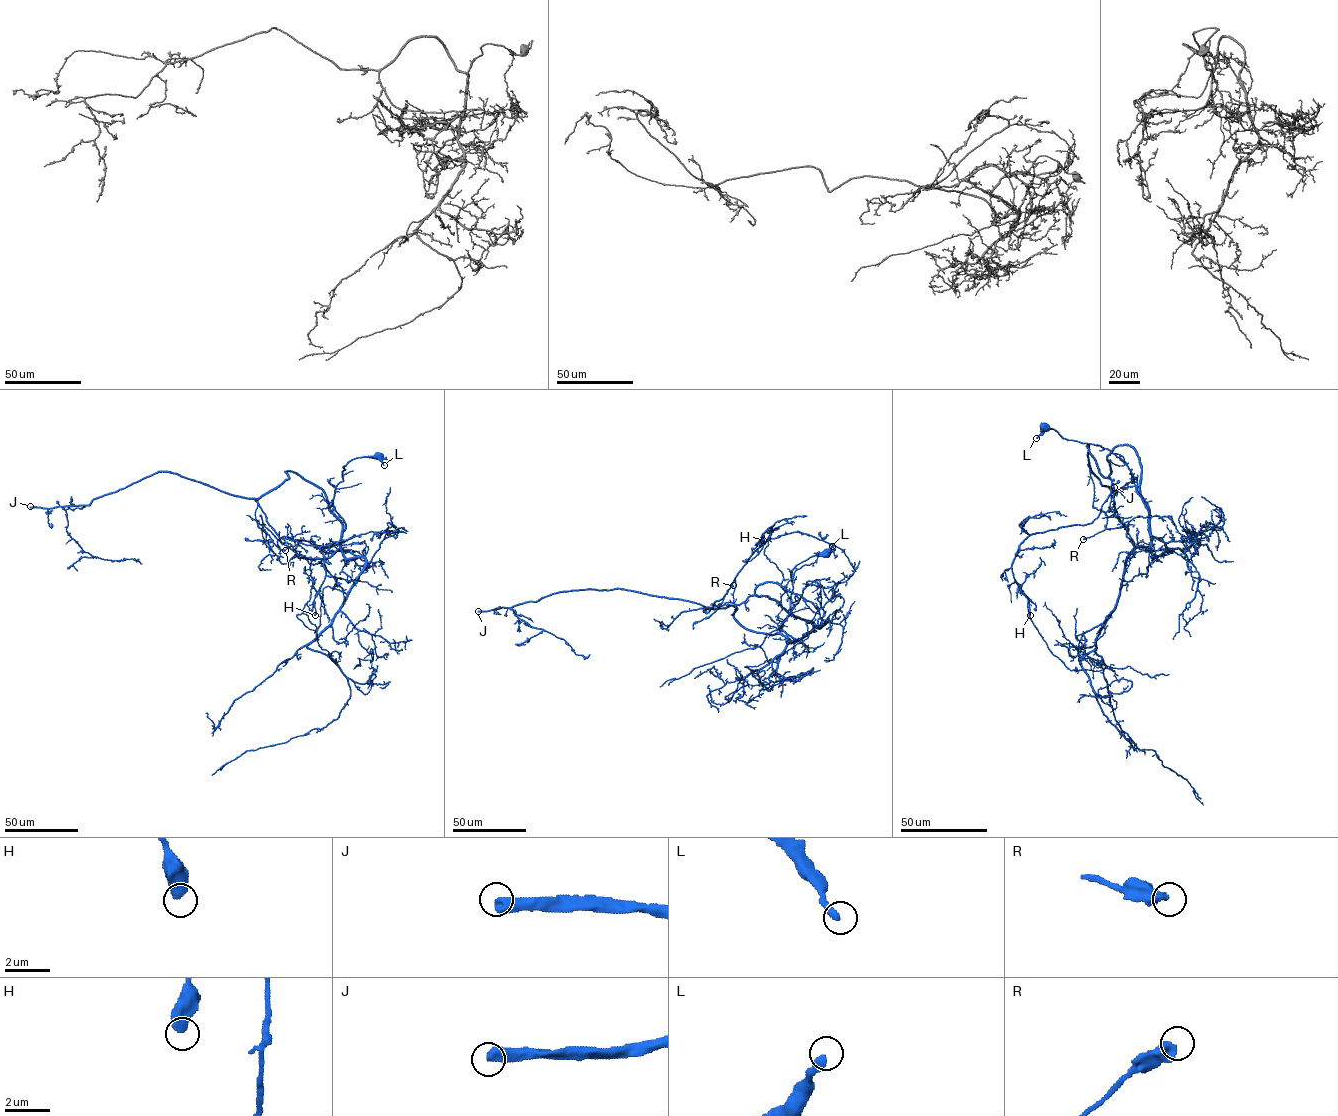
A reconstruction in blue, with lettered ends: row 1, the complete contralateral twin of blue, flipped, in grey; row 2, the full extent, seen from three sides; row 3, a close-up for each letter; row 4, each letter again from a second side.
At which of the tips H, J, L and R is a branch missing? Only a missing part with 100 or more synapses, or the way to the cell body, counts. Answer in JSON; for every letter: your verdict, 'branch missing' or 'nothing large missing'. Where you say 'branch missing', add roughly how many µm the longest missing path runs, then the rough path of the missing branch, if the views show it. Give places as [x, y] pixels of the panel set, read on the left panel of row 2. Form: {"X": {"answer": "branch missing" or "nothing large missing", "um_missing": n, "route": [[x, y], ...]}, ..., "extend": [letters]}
{"H": {"answer": "nothing large missing"}, "J": {"answer": "branch missing", "um_missing": 200}, "L": {"answer": "nothing large missing"}, "R": {"answer": "nothing large missing"}, "extend": ["J"]}

